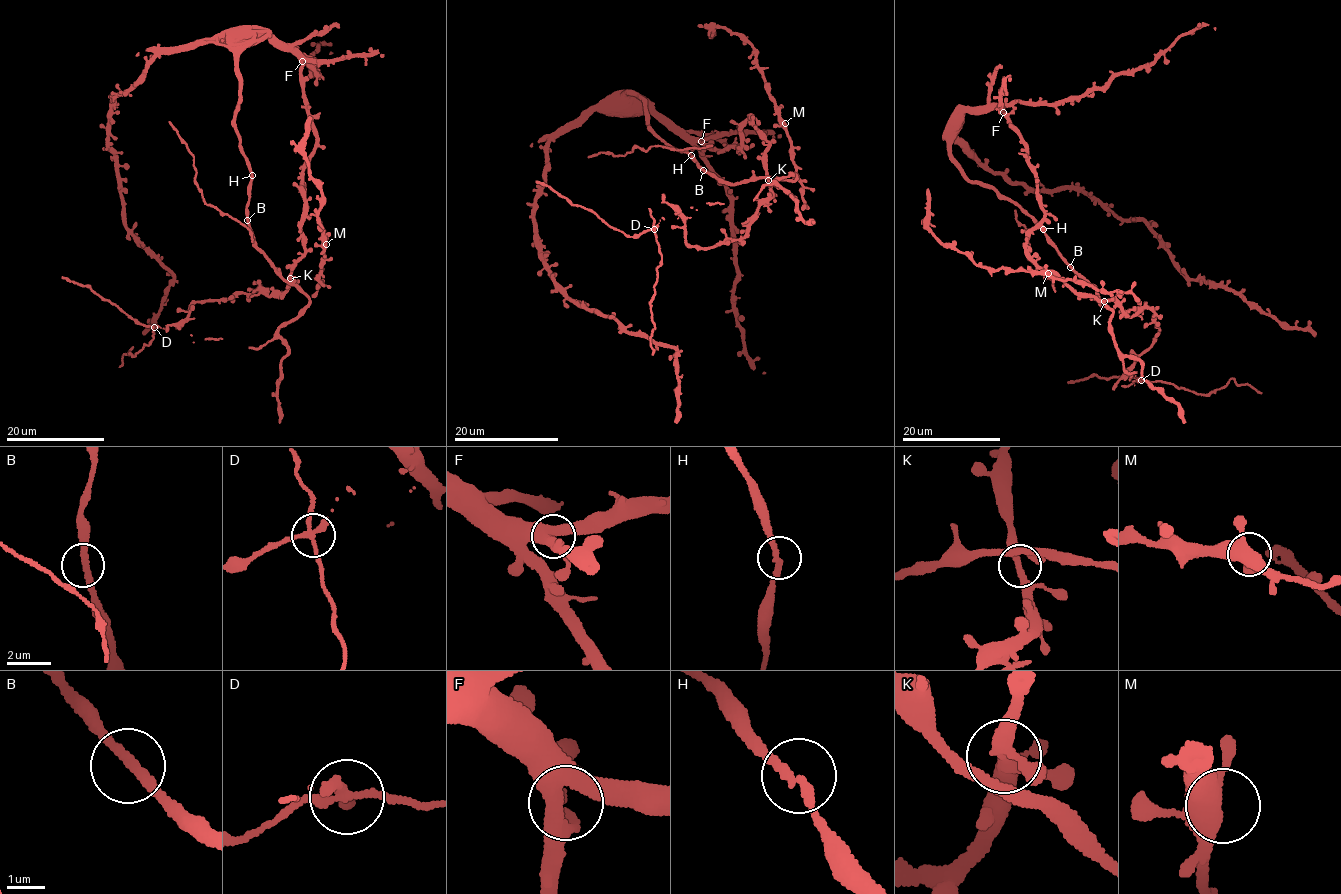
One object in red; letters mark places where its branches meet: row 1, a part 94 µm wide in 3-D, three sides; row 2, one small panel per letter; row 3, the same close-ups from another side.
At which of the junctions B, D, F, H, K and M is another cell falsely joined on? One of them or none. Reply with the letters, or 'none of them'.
D

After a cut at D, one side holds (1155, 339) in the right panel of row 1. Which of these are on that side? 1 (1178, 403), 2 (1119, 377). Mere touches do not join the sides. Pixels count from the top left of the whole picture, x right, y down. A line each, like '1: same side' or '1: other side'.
1: same side
2: same side

